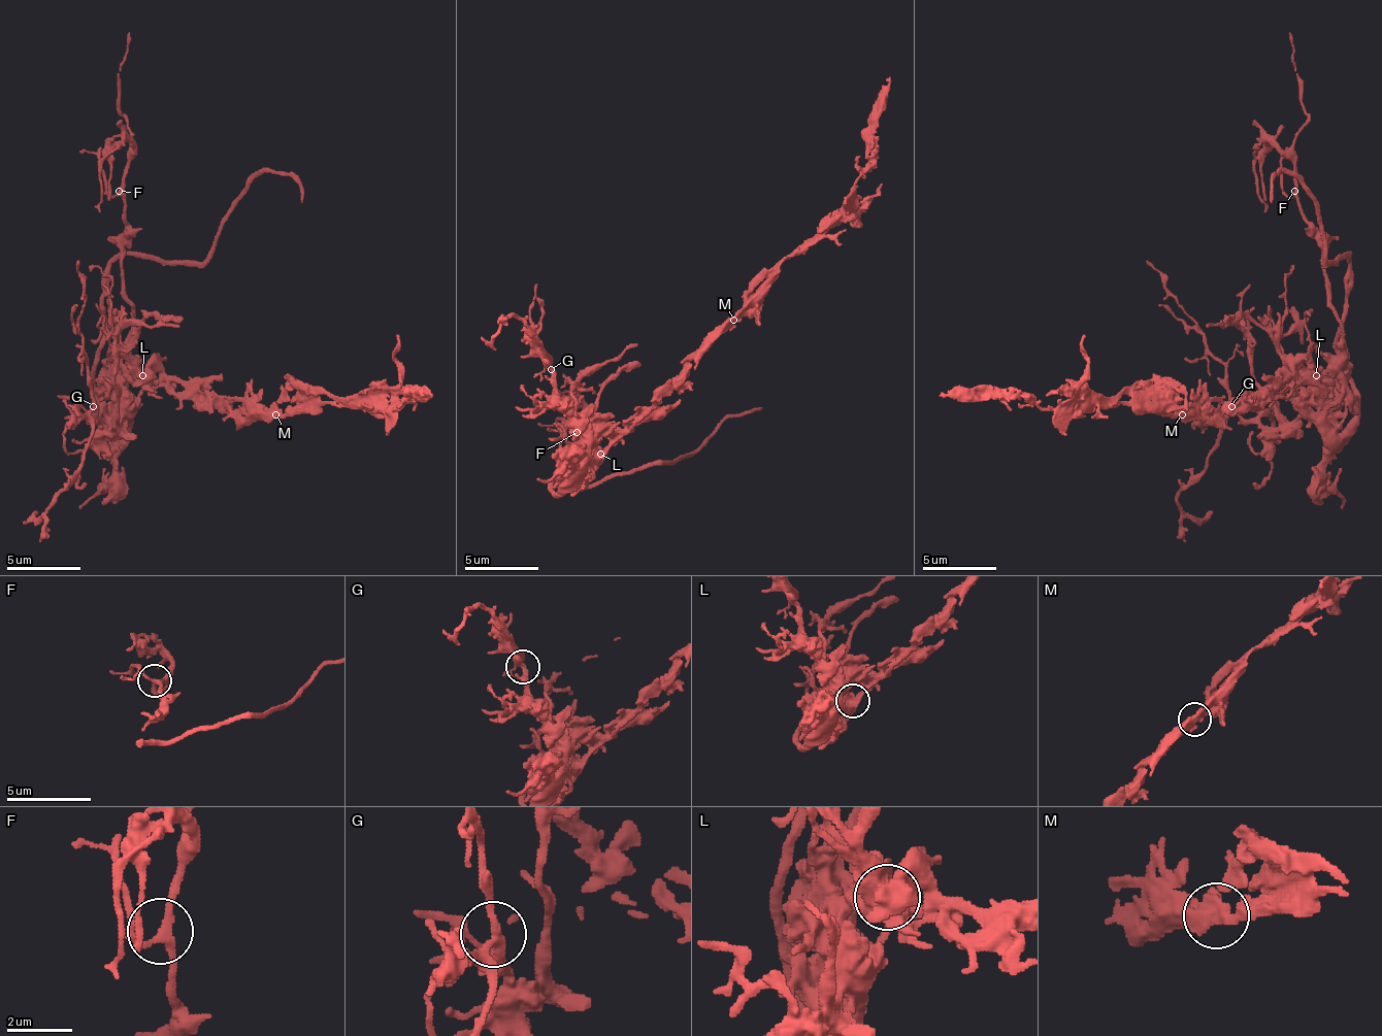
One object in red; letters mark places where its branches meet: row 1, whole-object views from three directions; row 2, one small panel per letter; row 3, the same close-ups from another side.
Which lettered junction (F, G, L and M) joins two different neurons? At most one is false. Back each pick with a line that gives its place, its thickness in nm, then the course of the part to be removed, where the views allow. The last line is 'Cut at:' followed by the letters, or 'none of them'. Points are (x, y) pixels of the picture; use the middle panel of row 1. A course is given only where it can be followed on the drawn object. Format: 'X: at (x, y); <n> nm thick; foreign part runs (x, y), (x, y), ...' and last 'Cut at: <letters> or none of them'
Cut at: none of them

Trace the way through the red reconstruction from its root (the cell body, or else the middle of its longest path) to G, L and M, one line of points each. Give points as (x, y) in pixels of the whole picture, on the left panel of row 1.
G: (167, 379), (137, 376), (126, 388), (126, 413), (111, 428), (97, 416), (93, 406)
L: (167, 379), (149, 379), (141, 376)
M: (167, 379), (178, 379), (197, 391), (211, 391), (234, 413), (274, 413)

